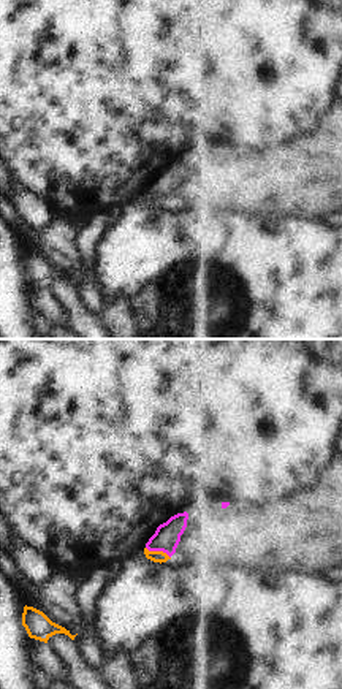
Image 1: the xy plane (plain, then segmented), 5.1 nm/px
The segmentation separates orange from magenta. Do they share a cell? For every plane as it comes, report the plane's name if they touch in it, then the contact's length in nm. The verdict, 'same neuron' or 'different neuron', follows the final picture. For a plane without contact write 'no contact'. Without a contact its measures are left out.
meets orange in xy; contact 140 nm long

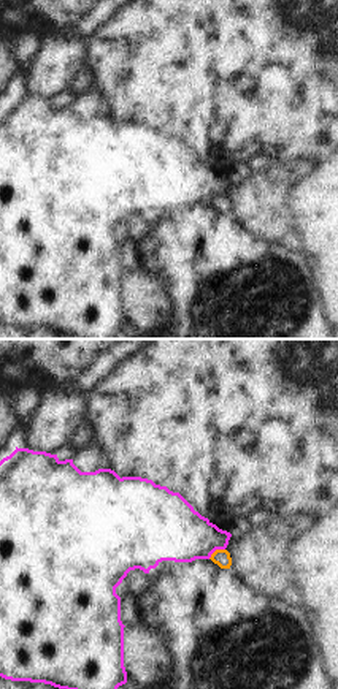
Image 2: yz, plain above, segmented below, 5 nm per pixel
meets orange in yz; contact 100 nm long

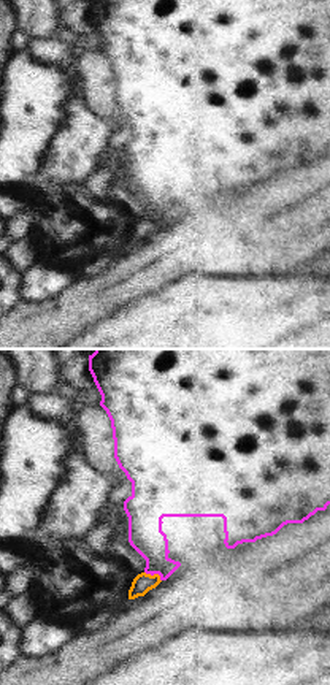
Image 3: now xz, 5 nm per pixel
meets orange in xz; contact 100 nm long

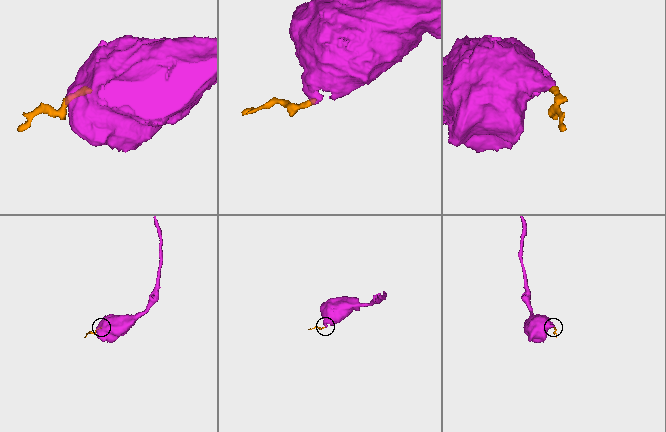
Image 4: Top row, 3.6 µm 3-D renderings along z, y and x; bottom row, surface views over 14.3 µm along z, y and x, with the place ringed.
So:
different neuron

